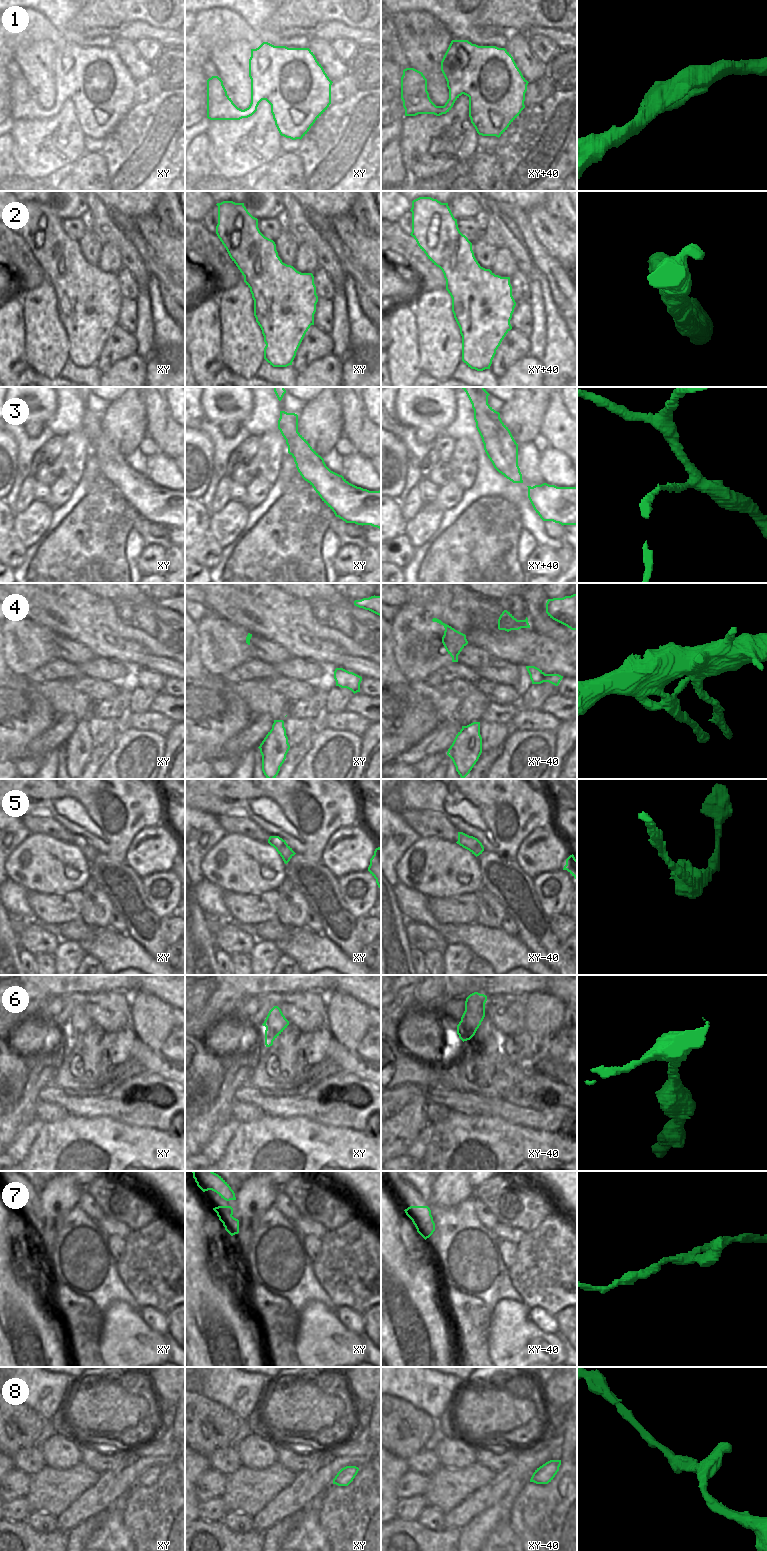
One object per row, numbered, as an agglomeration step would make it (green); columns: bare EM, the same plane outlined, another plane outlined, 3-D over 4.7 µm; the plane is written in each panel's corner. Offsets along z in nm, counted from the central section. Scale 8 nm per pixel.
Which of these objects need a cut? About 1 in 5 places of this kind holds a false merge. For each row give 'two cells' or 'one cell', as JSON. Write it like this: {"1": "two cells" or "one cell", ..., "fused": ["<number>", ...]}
{"1": "one cell", "2": "one cell", "3": "one cell", "4": "one cell", "5": "one cell", "6": "one cell", "7": "one cell", "8": "one cell", "fused": []}

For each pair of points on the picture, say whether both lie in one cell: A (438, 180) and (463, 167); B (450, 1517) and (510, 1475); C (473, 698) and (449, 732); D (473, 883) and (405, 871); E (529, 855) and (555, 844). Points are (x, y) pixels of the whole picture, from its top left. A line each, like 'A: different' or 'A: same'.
A: same
B: same
C: different
D: same
E: same

